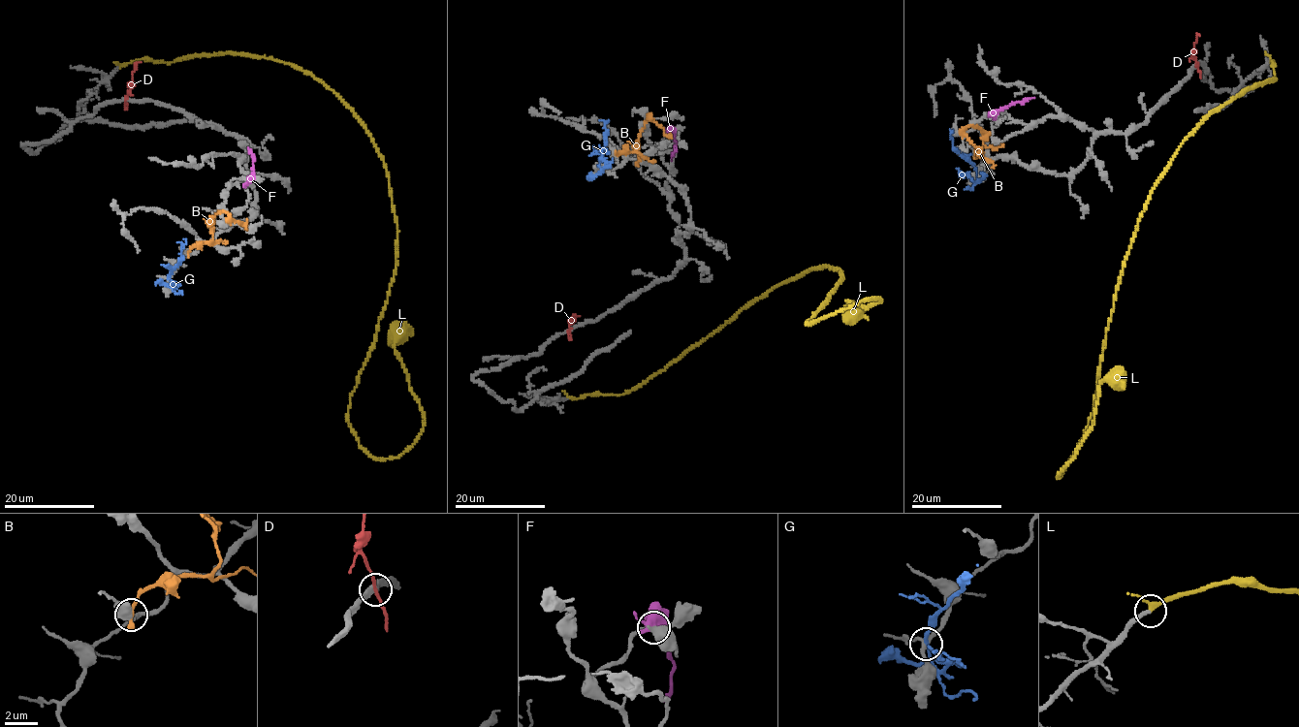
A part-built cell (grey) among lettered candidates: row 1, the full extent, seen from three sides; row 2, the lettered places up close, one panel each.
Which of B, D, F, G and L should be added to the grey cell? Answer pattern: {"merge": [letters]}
{"merge": ["L"]}

